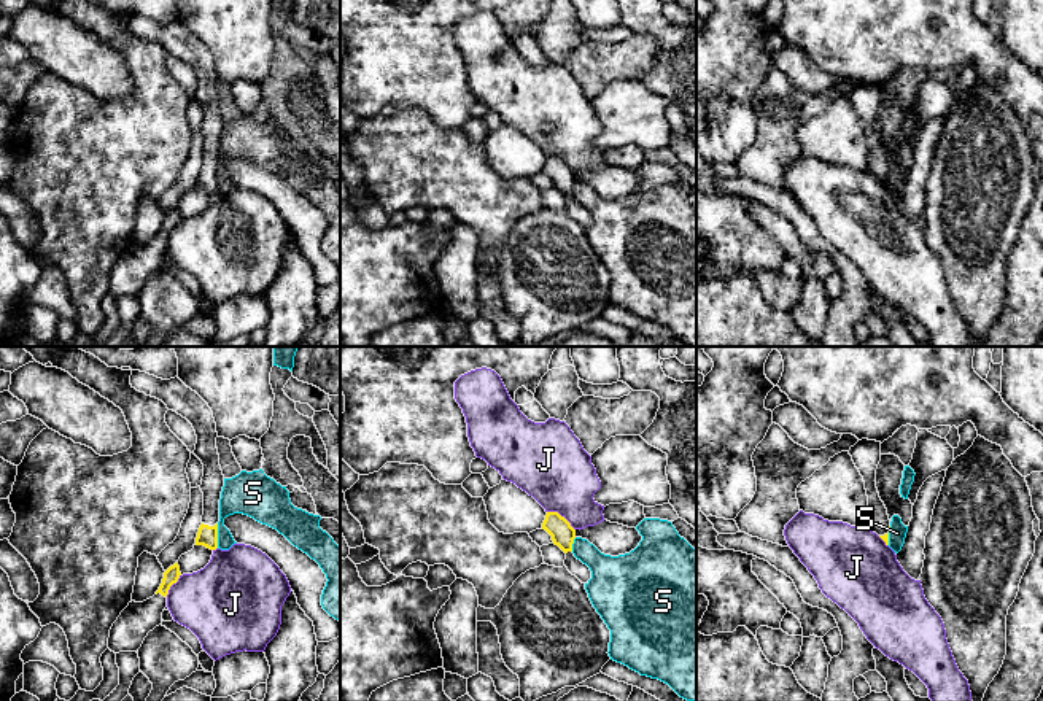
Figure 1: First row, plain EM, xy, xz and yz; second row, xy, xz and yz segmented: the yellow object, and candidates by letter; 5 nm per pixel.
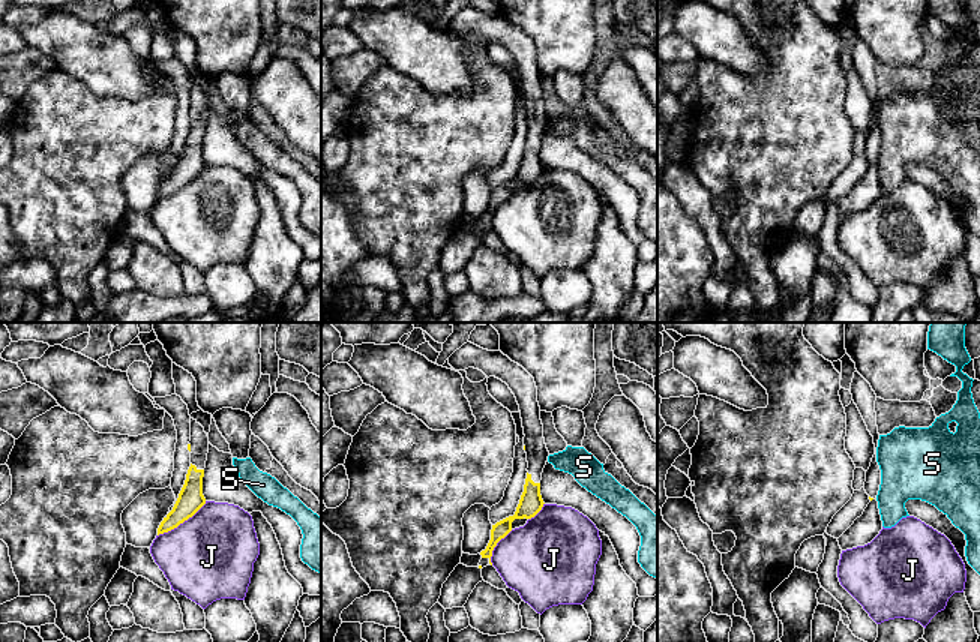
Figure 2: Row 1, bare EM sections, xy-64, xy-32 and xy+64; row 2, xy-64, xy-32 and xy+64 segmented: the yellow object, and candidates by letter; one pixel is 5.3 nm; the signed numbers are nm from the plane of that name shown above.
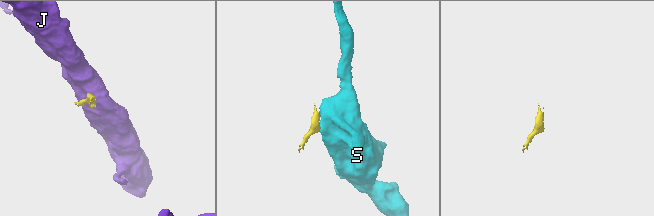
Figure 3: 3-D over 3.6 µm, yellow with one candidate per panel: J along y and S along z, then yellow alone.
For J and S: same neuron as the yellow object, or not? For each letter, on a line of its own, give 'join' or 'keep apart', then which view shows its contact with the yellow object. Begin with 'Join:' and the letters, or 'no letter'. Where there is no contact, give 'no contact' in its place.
Join: no letter
J: keep apart; meets yellow in xz
S: keep apart; meets yellow in xy

